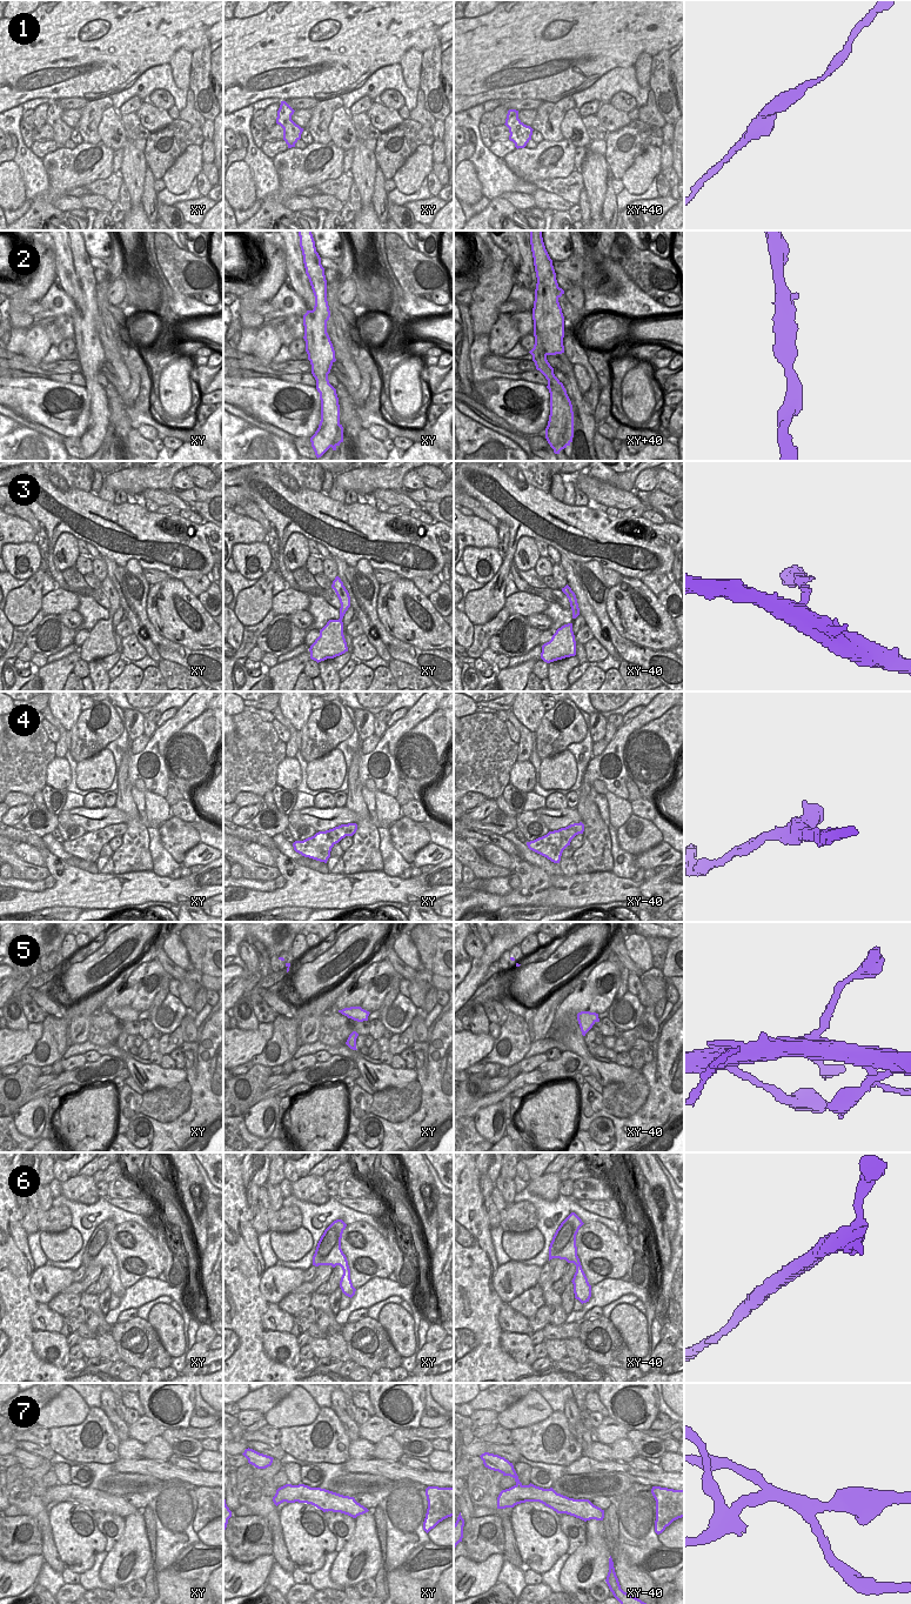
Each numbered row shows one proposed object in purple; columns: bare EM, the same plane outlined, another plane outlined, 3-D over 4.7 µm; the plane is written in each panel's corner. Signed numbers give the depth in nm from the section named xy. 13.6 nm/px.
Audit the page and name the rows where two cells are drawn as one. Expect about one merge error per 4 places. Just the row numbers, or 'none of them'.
7.

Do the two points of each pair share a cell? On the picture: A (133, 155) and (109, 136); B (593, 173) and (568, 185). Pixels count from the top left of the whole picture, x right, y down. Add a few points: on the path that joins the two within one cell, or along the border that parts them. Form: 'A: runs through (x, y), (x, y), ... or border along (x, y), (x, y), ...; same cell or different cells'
A: border along (128, 139), (121, 147); different cells
B: border along (578, 171), (584, 187); different cells

